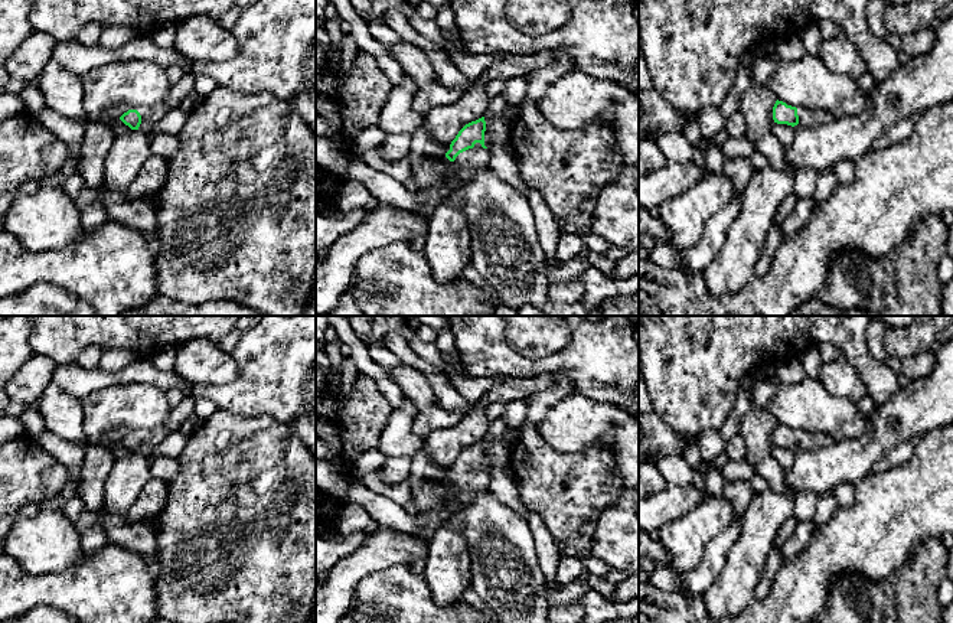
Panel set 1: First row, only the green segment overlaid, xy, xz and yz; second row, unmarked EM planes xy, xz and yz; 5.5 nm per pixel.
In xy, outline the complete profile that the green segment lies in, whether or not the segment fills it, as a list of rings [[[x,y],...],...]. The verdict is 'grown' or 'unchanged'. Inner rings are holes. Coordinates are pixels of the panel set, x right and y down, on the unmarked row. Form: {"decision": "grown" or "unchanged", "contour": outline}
{"decision": "grown", "contour": [[[164,425],[146,430],[137,430],[124,436],[120,443],[131,453],[141,453],[144,456],[153,453],[153,450],[164,440],[170,430]]]}

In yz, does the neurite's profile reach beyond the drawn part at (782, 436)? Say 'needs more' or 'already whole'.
needs more

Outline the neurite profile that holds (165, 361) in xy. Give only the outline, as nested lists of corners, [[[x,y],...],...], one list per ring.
[[[167,346],[153,358],[153,363],[160,371],[173,371],[177,348]]]

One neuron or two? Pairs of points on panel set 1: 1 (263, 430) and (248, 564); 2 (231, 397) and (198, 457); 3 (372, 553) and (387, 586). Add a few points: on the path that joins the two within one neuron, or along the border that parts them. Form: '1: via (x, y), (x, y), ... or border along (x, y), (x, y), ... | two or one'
1: via (257, 463), (251, 482), (251, 531) | one
2: border along (218, 407), (240, 416), (257, 417) | two
3: border along (410, 566), (389, 566), (371, 573), (355, 591) | two

